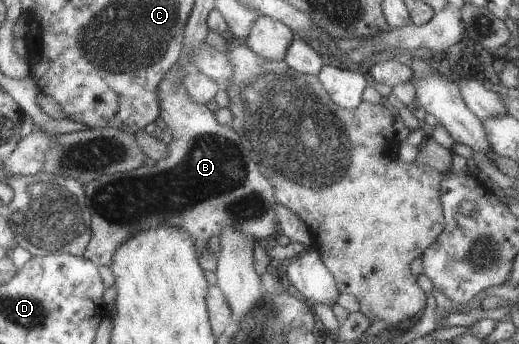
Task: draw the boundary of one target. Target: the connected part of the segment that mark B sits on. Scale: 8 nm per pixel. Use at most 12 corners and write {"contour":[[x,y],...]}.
{"contour":[[157,86],[170,155],[81,183],[111,268],[139,231],[187,229],[198,255],[225,227],[279,233],[249,142],[189,94]]}

